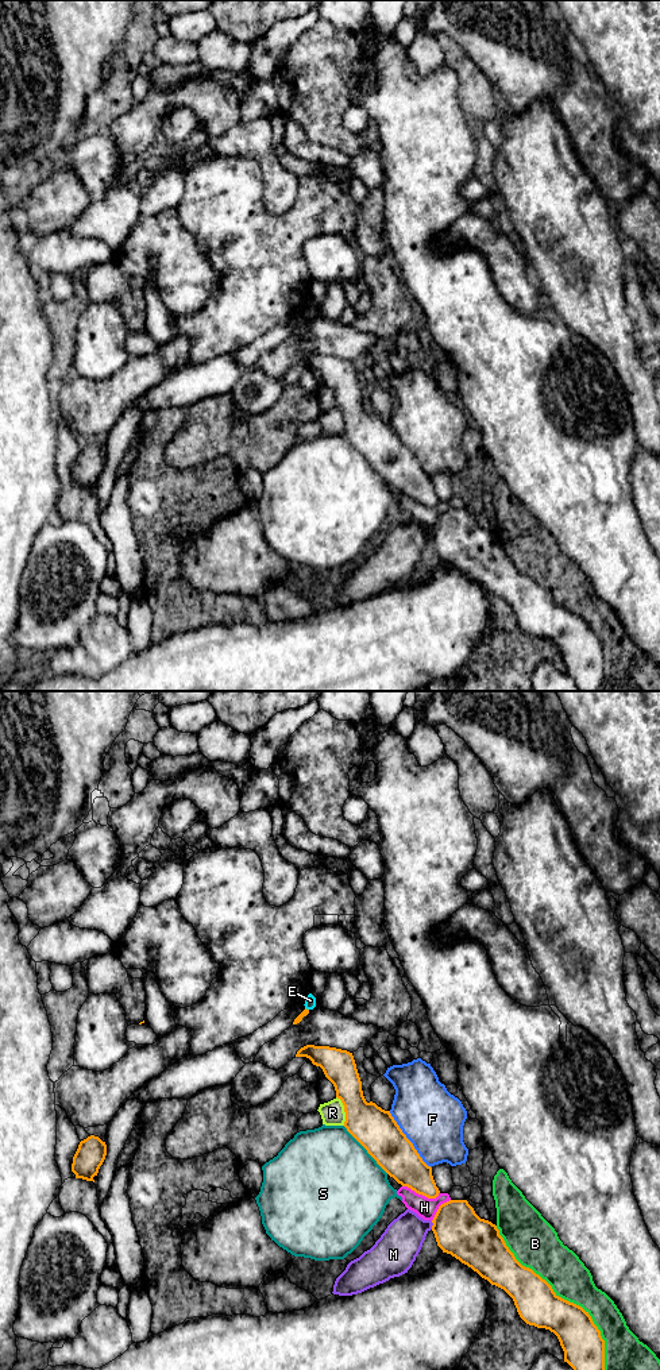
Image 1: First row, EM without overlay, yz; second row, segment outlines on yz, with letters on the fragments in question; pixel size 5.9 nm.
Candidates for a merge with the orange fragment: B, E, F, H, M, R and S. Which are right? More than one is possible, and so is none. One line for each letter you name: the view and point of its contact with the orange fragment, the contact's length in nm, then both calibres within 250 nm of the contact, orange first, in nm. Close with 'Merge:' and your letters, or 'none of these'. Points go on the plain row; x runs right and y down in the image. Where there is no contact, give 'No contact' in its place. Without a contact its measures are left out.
Merge: none of these

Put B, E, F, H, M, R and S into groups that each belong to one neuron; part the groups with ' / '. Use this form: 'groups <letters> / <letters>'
groups B / E / F / H S / M / R

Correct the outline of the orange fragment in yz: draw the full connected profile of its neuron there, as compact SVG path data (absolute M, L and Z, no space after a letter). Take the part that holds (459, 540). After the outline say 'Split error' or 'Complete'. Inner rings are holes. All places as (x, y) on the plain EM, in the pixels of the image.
M449 509L441 513L432 529L432 540L443 561L451 563L471 576L491 594L503 598L514 610L520 626L529 634L553 641L564 660L564 671L575 680L580 691L599 691L605 682L605 649L588 621L582 615L559 606L552 595L532 578L522 575L506 555L499 539L489 529L480 528L467 509Z. Complete

